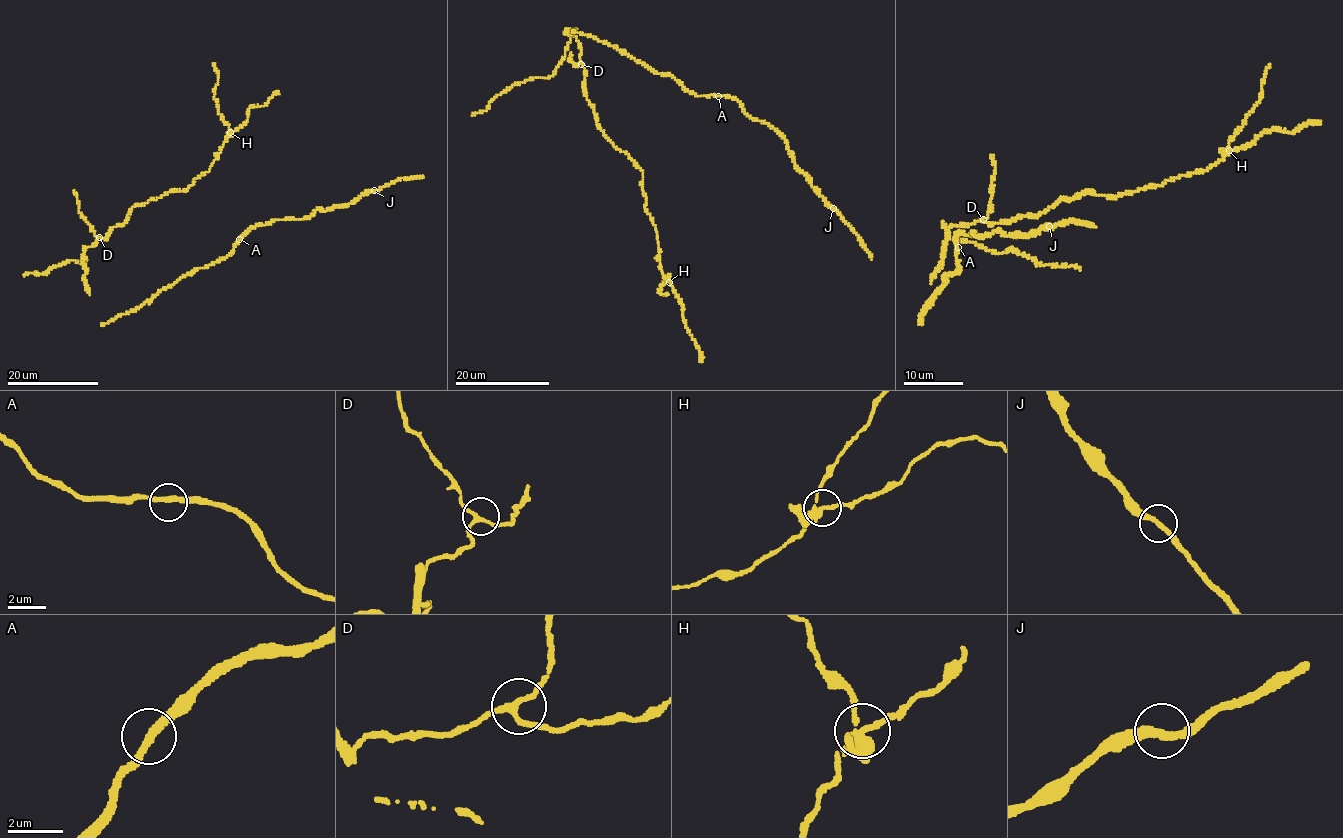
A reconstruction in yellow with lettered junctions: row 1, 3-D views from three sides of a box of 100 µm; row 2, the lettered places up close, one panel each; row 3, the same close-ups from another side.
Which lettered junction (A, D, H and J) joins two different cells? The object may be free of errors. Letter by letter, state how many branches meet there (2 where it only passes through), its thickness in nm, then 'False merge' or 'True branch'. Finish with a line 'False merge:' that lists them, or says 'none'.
A: Branches: 2. Thickness 280 nm. True branch
D: Branches: 3. Thickness 180 nm. True branch
H: Branches: 4. Thickness 240 nm. False merge
J: Branches: 2. Thickness 280 nm. True branch
False merge: H

